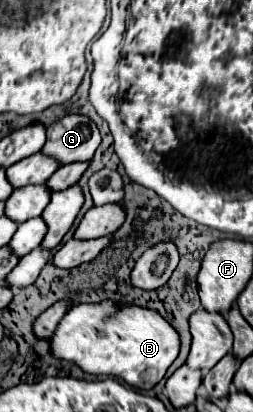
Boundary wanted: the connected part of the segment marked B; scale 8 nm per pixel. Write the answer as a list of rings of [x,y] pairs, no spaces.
[[[110,301],[96,303],[96,305],[76,305],[72,307],[58,323],[58,329],[50,337],[50,353],[56,359],[72,361],[88,375],[112,375],[122,381],[126,381],[130,387],[150,391],[156,387],[162,377],[166,375],[166,369],[174,363],[180,351],[180,339],[178,333],[172,329],[168,321],[164,321],[156,311],[142,309],[138,305],[122,305],[116,307]]]

